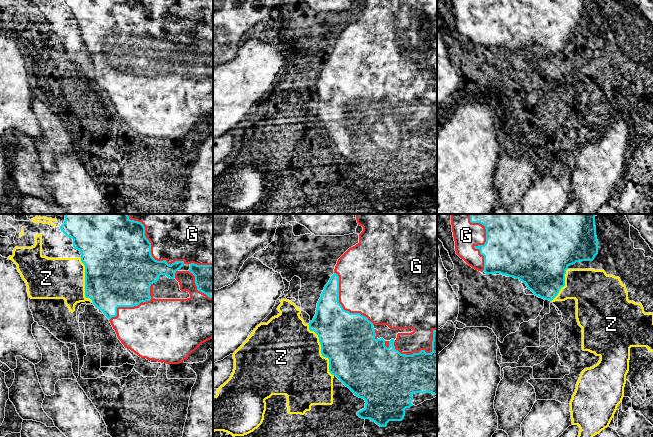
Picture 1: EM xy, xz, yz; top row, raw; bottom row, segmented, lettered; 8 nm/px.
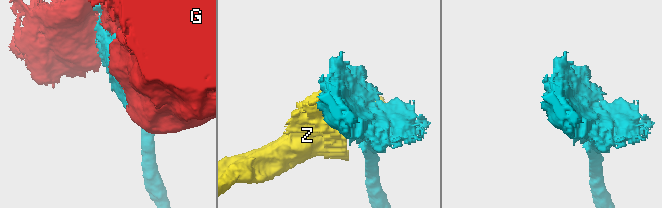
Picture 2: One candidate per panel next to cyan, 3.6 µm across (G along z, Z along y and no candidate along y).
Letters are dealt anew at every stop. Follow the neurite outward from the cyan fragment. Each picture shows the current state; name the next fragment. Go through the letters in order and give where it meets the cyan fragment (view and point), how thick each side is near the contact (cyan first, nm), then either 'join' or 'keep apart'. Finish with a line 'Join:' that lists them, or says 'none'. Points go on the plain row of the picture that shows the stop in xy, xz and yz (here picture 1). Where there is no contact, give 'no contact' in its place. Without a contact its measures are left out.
G: xz (424, 127) | 340/220 nm | join
Z: xz (321, 127) | 440/500 nm | keep apart
Join: G

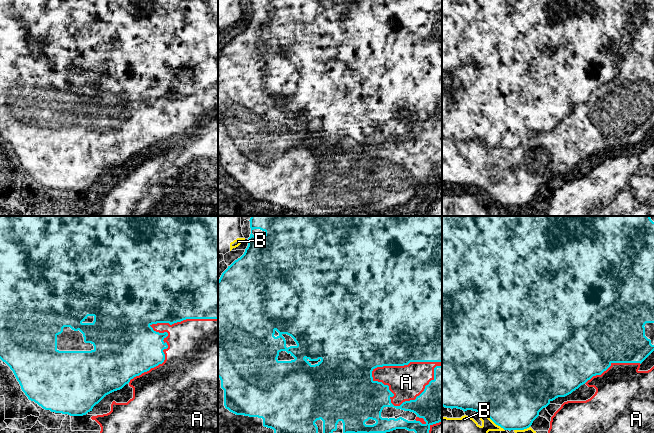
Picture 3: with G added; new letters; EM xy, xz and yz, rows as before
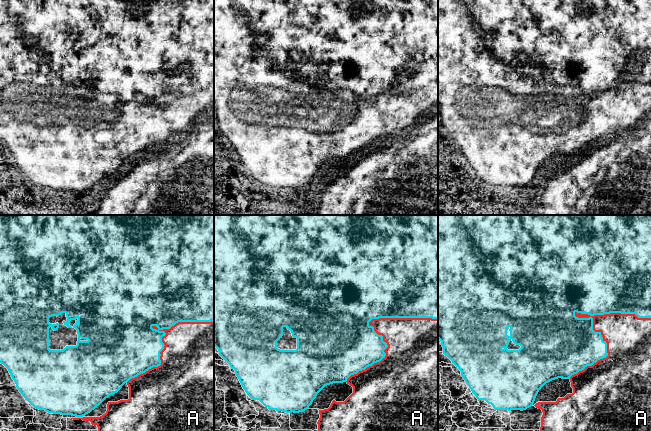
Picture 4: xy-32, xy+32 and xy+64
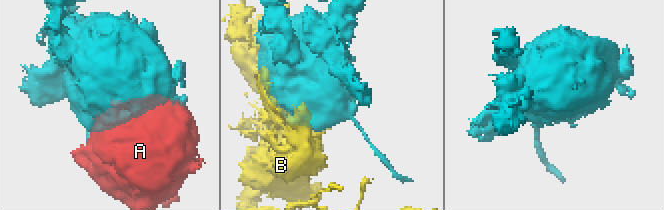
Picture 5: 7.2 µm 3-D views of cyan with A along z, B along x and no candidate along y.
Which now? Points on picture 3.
A: xz (404, 140) | 500/280 nm | keep apart
B: yz (493, 197) | 500/280 nm | keep apart
Join: none

